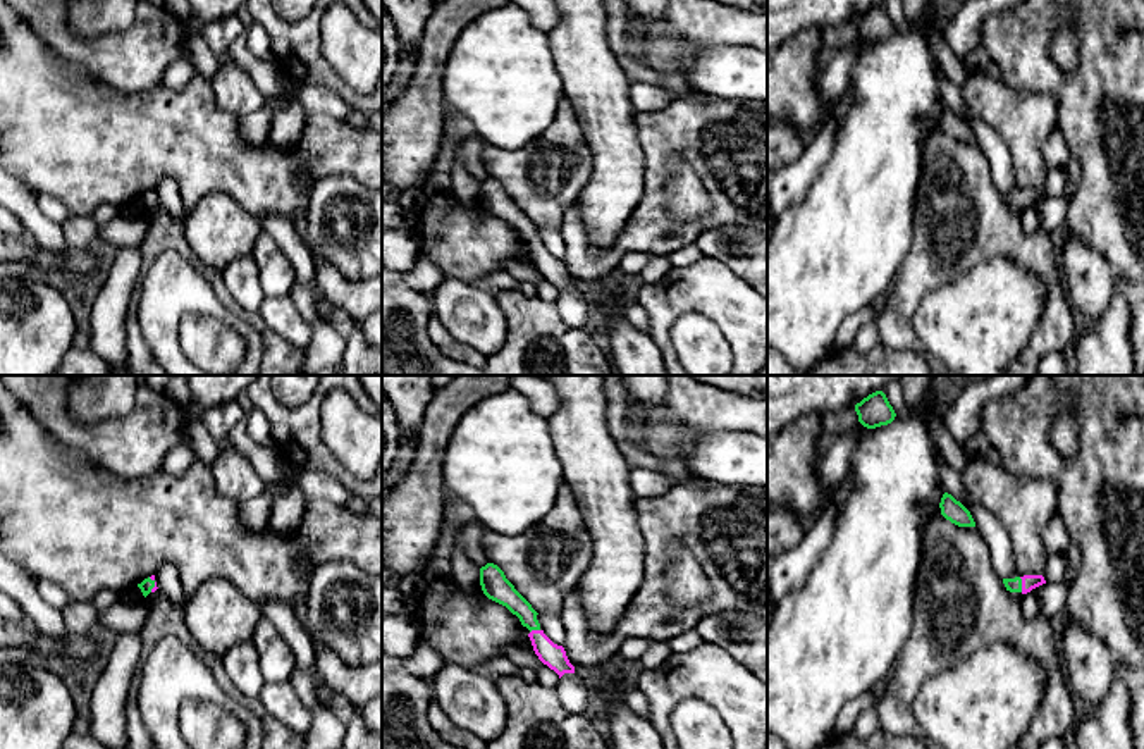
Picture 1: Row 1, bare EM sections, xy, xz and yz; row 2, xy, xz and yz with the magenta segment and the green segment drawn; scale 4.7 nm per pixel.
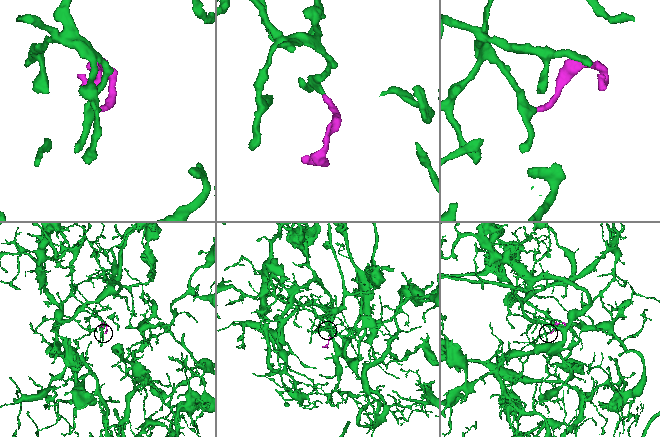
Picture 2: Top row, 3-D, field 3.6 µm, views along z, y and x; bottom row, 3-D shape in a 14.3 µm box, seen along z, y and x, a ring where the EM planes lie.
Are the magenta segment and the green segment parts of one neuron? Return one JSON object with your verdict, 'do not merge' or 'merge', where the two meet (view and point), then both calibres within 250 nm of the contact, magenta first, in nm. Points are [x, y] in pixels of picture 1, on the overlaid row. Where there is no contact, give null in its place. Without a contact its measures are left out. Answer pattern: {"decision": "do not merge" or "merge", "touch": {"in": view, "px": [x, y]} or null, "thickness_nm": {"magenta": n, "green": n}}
{"decision": "merge", "touch": {"in": "yz", "px": [1022, 584]}, "thickness_nm": {"magenta": 70, "green": 60}}

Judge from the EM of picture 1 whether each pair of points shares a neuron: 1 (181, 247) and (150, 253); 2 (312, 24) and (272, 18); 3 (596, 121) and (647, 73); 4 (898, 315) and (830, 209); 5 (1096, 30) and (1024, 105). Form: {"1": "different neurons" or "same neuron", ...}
{"1": "same neuron", "2": "same neuron", "3": "different neurons", "4": "different neurons", "5": "different neurons"}

